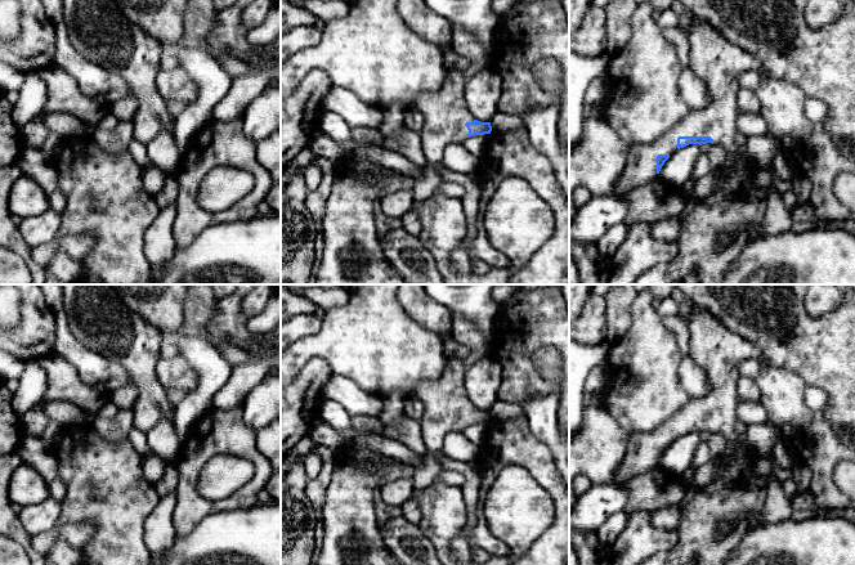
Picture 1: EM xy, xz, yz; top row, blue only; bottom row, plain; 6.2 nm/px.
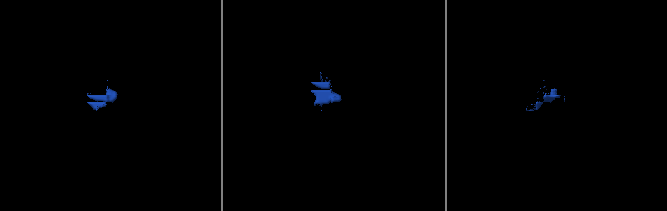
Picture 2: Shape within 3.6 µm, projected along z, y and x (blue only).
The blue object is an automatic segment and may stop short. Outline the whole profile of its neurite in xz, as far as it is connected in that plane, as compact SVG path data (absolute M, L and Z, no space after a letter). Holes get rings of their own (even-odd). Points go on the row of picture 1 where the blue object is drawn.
M446 67L446 79L435 91L421 93L415 108L425 117L421 131L424 154L430 163L442 163L444 149L466 138L491 134L491 122L475 120L465 103L467 76L457 68Z

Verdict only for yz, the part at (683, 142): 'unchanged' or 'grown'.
grown

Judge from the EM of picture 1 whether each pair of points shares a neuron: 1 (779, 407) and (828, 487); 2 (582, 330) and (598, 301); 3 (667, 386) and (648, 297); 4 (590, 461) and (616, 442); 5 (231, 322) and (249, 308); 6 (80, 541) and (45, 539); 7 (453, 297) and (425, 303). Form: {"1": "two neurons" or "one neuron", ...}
{"1": "one neuron", "2": "one neuron", "3": "one neuron", "4": "one neuron", "5": "two neurons", "6": "one neuron", "7": "two neurons"}

